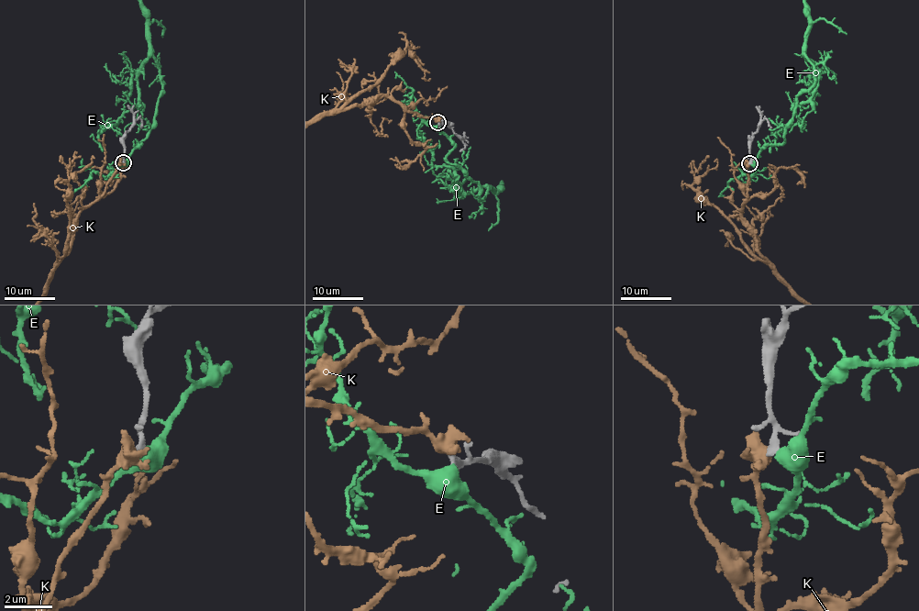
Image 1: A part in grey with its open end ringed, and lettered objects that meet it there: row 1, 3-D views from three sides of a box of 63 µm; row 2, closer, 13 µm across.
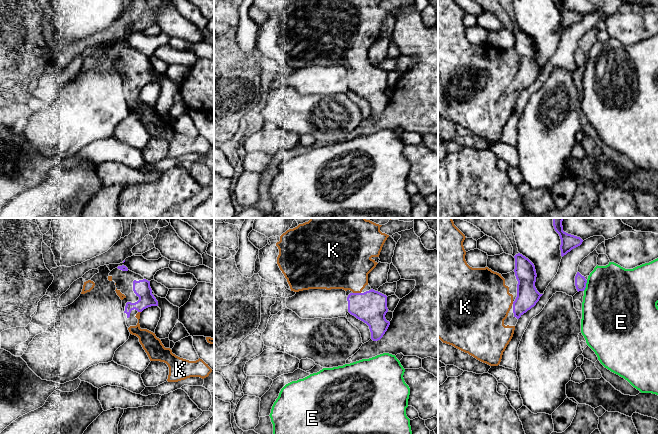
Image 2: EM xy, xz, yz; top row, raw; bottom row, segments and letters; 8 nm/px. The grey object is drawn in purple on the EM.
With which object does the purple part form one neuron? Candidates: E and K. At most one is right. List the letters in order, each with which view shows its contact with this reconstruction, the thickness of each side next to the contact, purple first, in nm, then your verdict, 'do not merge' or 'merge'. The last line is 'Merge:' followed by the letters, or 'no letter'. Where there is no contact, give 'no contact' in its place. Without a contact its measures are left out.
E: contact in yz; calibres 100 and 480 nm; do not merge
K: contact in xz; calibres 260 and 380 nm; merge
Merge: K

